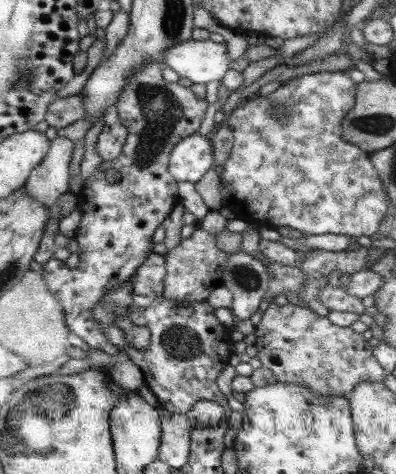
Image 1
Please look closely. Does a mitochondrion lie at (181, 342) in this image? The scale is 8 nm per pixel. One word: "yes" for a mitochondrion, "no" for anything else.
yes

